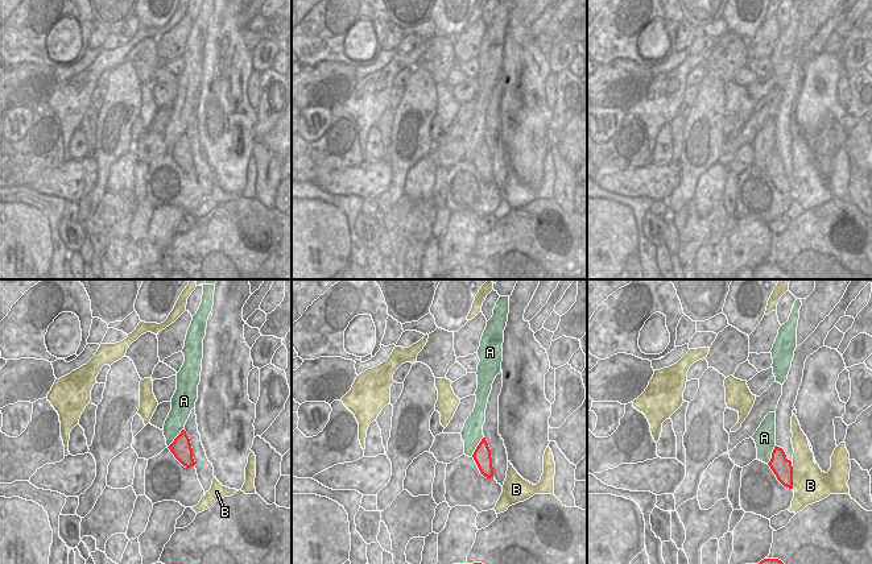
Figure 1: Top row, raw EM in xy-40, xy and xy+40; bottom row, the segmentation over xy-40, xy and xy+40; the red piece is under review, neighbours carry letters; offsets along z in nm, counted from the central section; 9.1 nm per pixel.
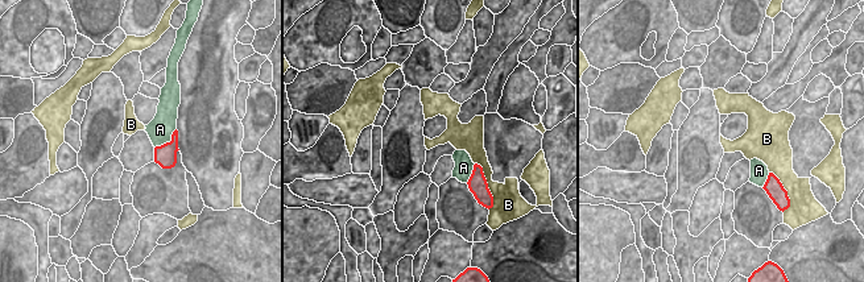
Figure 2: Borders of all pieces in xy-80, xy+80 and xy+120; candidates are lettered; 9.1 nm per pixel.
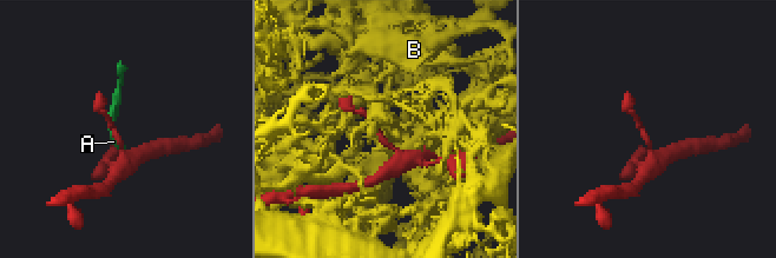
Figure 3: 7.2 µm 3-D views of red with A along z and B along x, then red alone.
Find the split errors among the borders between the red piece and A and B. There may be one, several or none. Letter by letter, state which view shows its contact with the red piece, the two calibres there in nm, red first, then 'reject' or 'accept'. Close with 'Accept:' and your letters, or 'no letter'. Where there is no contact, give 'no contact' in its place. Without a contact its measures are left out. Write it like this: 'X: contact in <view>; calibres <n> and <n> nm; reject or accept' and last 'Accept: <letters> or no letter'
A: contact in xy; calibres 160 and 190 nm; reject
B: contact in xy+40; calibres 180 and 320 nm; reject
Accept: no letter

